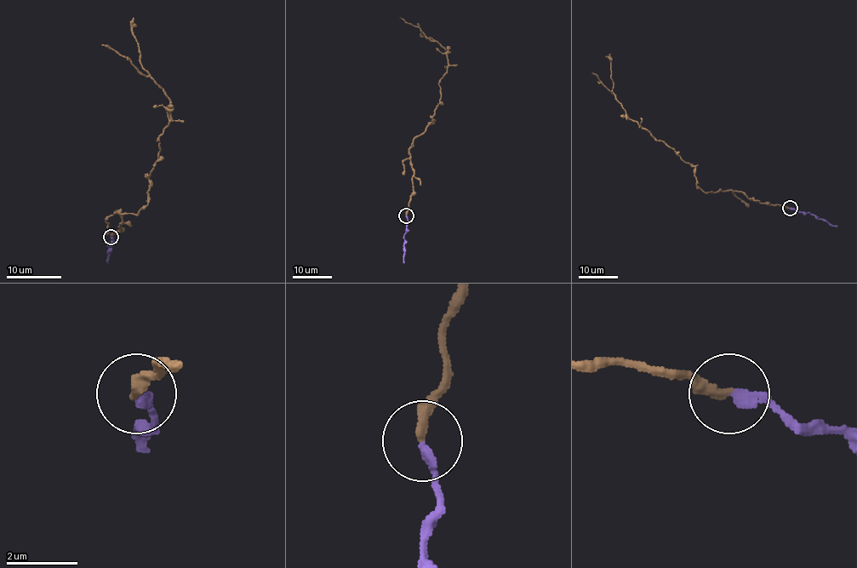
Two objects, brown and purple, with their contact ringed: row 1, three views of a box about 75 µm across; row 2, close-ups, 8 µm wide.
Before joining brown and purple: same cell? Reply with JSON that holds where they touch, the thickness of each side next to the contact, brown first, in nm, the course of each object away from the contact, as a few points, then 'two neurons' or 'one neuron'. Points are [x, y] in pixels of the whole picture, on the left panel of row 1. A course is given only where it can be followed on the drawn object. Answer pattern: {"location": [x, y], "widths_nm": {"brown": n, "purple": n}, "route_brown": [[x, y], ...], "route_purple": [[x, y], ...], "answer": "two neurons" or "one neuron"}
{"location": [111, 237], "widths_nm": {"brown": 280, "purple": 280}, "route_brown": [[111, 237], [120, 228], [115, 212], [137, 215], [148, 203], [169, 106], [153, 80], [102, 44]], "route_purple": [[111, 237], [113, 241], [108, 245], [108, 263]], "answer": "one neuron"}

